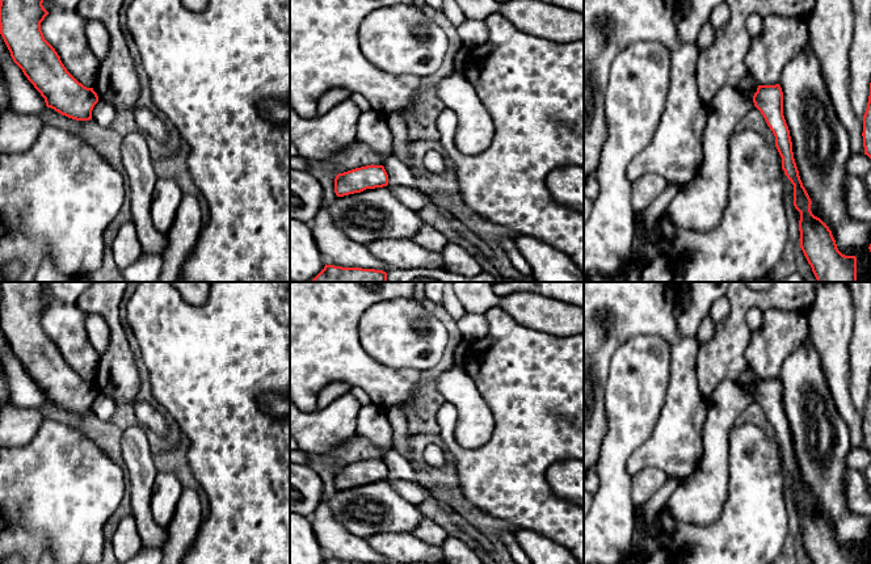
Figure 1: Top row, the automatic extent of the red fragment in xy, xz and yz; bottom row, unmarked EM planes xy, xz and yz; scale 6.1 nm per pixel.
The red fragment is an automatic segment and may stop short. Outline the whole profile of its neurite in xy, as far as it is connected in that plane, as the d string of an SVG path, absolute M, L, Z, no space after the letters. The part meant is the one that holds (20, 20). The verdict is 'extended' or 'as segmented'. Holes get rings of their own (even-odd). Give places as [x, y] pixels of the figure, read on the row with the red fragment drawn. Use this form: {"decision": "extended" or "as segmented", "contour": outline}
{"decision": "as segmented", "contour": "M0 0L0 34L13 62L45 98L47 108L76 121L89 121L98 96L67 71L55 49L45 39L41 22L49 12L42 3L43 0Z"}

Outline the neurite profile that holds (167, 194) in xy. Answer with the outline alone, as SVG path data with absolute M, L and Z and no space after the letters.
M157 178L151 202L151 218L155 228L168 235L182 198L180 186L168 178Z

